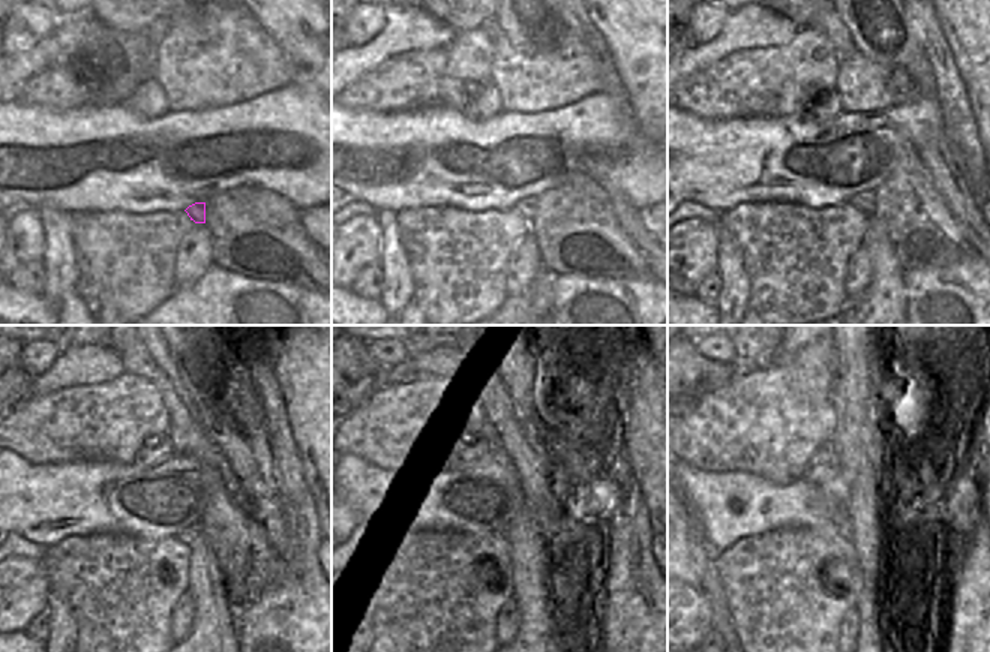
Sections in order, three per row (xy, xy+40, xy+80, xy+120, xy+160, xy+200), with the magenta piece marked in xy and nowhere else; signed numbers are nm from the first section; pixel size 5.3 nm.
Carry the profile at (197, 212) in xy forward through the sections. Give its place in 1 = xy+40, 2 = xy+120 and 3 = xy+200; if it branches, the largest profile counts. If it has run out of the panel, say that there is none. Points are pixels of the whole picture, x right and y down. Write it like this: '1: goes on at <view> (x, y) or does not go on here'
1: goes on at xy+40 (528, 207)
2: goes on at xy+120 (188, 535)
3: goes on at xy+200 (843, 526)

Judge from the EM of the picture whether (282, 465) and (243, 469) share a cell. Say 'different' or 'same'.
different

